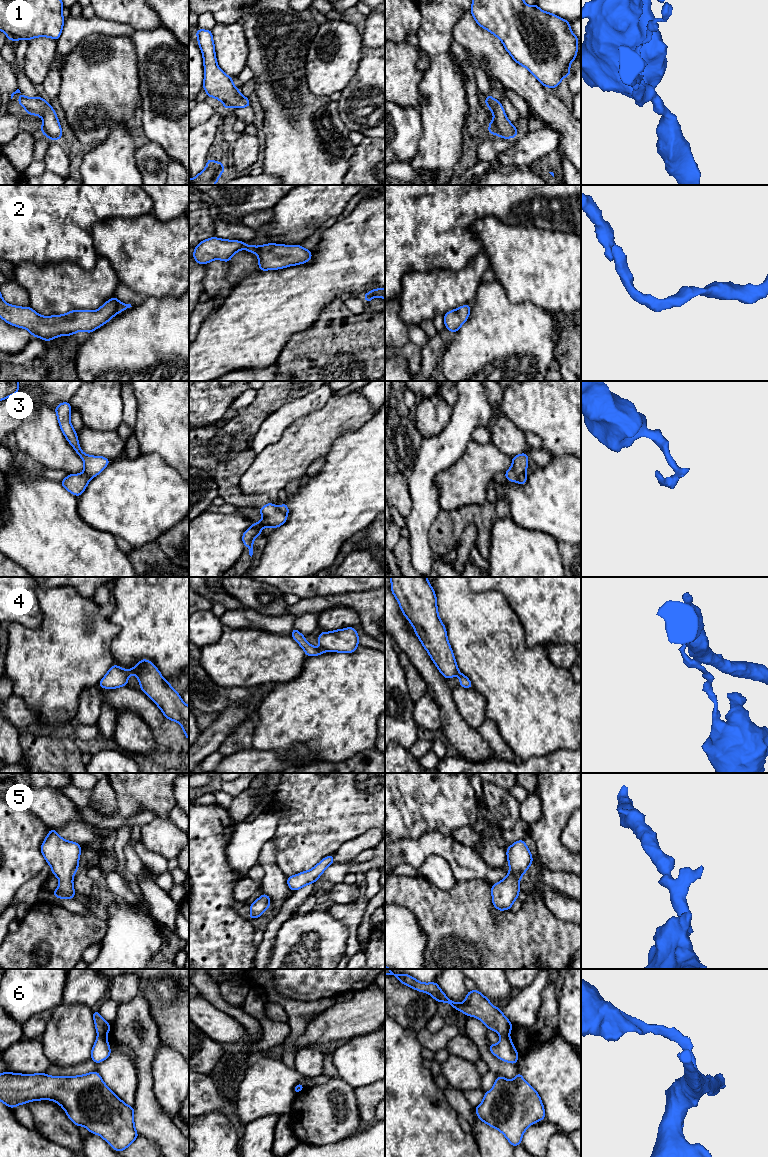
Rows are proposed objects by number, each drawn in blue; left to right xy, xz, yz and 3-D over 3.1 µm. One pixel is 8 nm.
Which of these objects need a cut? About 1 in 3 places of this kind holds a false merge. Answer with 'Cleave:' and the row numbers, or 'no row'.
Cleave: 3, 4, 6

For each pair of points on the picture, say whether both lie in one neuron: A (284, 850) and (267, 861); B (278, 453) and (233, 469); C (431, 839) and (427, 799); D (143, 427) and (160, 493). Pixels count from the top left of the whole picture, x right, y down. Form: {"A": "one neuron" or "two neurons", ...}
{"A": "two neurons", "B": "two neurons", "C": "two neurons", "D": "two neurons"}

